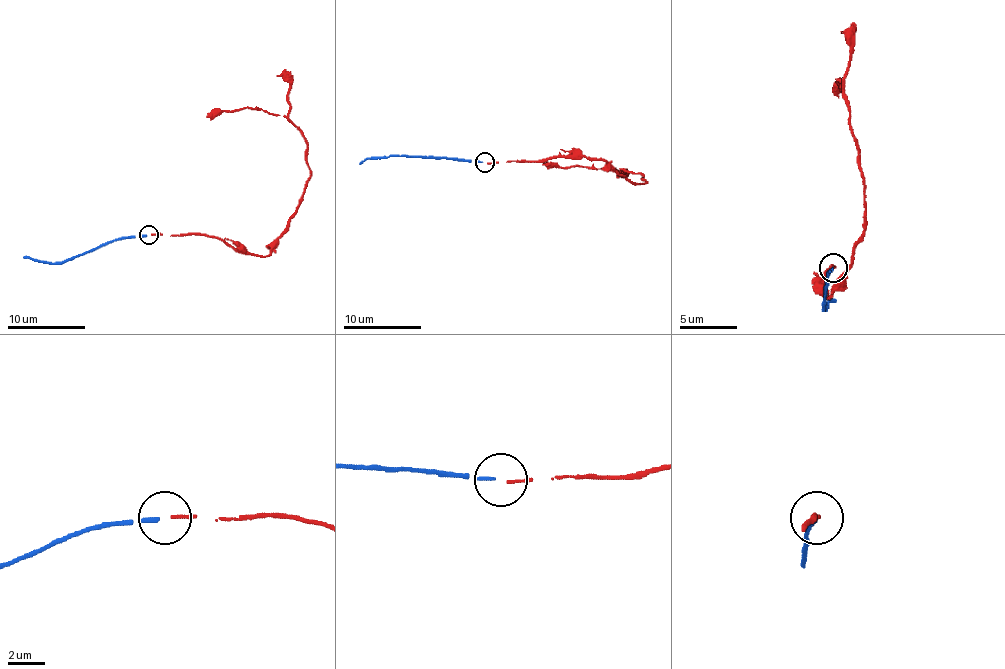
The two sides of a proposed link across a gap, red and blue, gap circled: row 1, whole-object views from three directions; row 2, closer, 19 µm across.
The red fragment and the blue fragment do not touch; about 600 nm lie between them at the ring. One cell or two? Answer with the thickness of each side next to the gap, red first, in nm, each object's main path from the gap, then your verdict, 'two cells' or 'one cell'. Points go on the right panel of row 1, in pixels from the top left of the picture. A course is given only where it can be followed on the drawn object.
160/200 nm | red via (834, 268), (832, 265), (826, 271), (826, 297), (829, 300), (863, 233), (863, 182), (840, 78), (834, 92) | blue via (832, 268), (823, 308), (834, 300) | one cell

